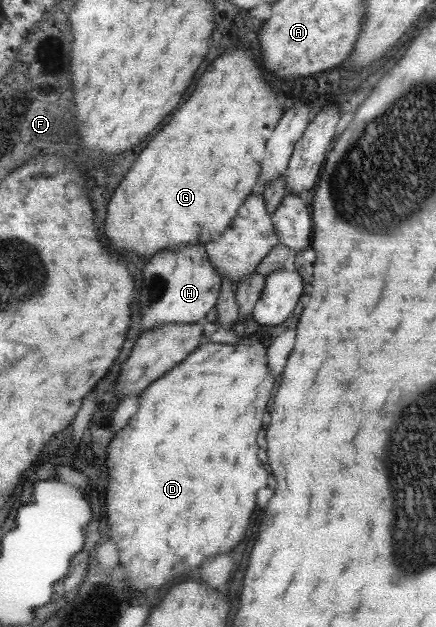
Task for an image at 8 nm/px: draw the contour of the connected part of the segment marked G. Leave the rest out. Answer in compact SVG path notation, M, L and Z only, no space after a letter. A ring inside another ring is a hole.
M238 46L212 60L200 76L190 100L140 154L124 184L118 188L106 224L110 244L120 252L138 252L150 260L164 248L180 244L204 245L215 239L220 231L230 226L242 200L252 192L258 180L264 144L282 116L276 102L278 98L272 92L272 86L264 80L264 72L250 50Z

